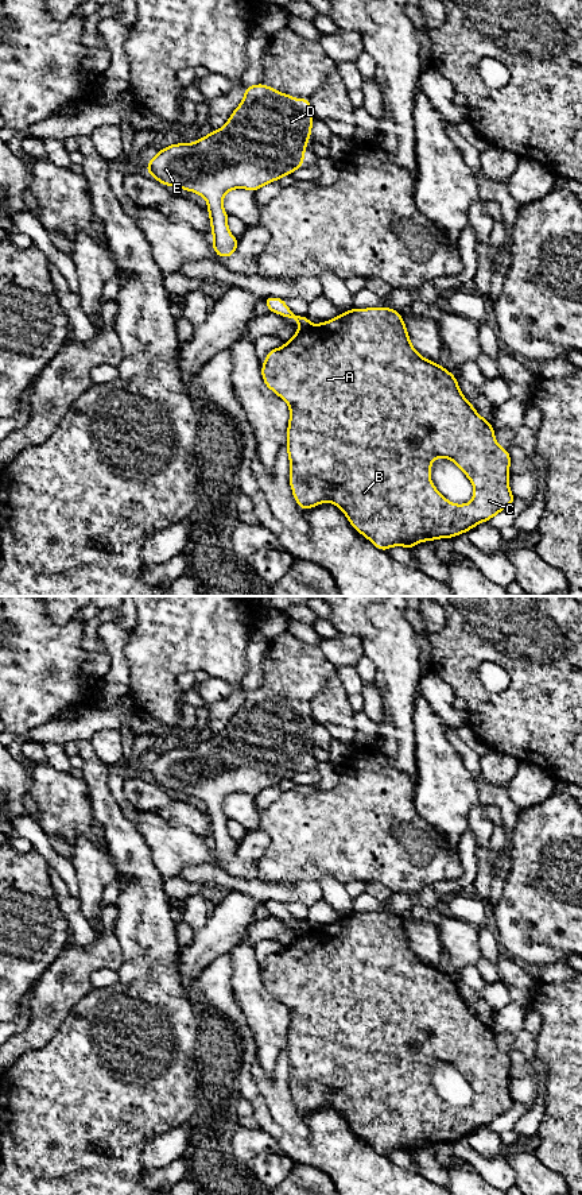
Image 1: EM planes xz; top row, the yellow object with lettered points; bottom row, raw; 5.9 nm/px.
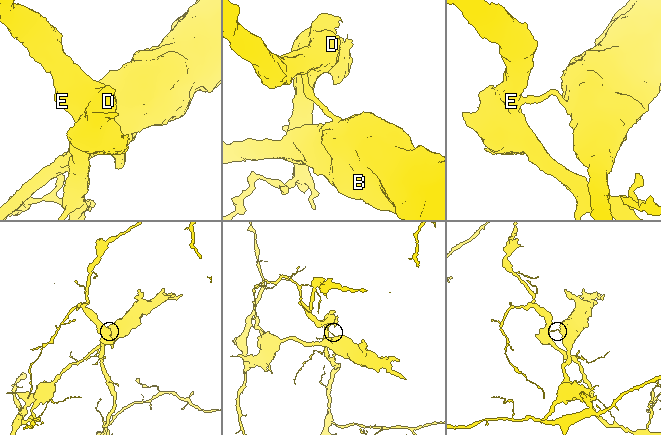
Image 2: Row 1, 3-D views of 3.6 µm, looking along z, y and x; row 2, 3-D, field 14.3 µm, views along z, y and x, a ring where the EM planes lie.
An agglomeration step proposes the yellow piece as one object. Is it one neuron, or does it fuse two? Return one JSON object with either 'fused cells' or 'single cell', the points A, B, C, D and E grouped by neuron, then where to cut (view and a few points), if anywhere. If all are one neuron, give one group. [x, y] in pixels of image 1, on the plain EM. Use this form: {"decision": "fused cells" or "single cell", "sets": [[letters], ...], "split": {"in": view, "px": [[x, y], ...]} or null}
{"decision": "fused cells", "sets": [["A", "B", "C"], ["D", "E"]], "split": {"in": "xz", "px": [[310, 928], [297, 936]]}}

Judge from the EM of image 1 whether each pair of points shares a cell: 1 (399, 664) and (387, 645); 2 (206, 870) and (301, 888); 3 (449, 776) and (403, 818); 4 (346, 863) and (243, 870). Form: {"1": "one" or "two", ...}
{"1": "one", "2": "one", "3": "two", "4": "two"}

